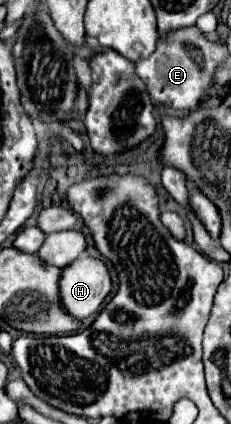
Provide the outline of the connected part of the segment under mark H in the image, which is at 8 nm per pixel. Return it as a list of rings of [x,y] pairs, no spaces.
[[[81,256],[61,270],[59,304],[75,320],[97,314],[109,290],[111,276],[103,260]]]

